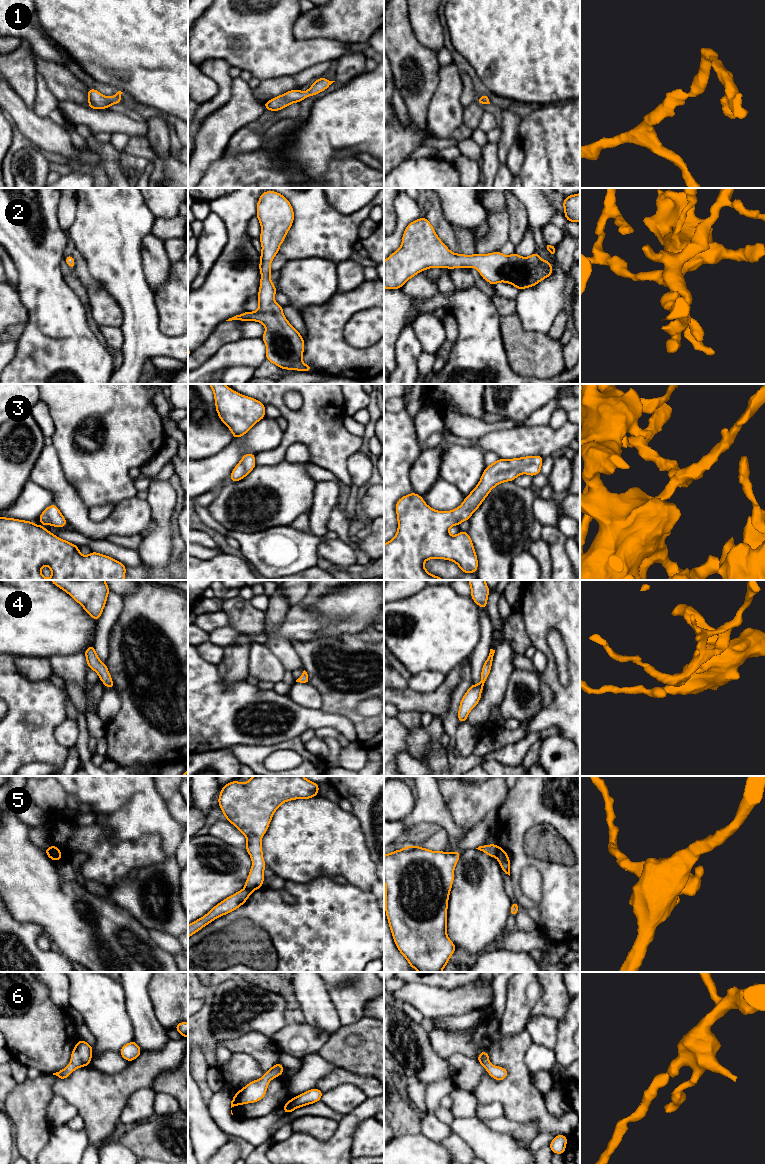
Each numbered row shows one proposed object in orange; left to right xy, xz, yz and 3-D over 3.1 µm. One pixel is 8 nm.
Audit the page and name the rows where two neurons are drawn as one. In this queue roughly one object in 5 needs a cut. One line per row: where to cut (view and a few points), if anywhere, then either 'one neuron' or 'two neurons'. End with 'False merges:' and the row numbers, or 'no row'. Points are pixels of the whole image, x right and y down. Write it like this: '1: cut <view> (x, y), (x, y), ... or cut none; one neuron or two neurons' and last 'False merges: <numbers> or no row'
1: cut none; one neuron
2: cut none; one neuron
3: cut none; one neuron
4: cut none; one neuron
5: cut xy (49, 847), (55, 860); two neurons
6: cut none; one neuron
False merges: 5

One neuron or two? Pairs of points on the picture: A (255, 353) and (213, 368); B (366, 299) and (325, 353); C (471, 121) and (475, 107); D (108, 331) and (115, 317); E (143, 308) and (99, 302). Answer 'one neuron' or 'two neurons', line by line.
A: one neuron
B: one neuron
C: one neuron
D: two neurons
E: two neurons

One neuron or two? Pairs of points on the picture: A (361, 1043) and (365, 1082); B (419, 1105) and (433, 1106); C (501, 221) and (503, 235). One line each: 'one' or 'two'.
A: two
B: two
C: one

